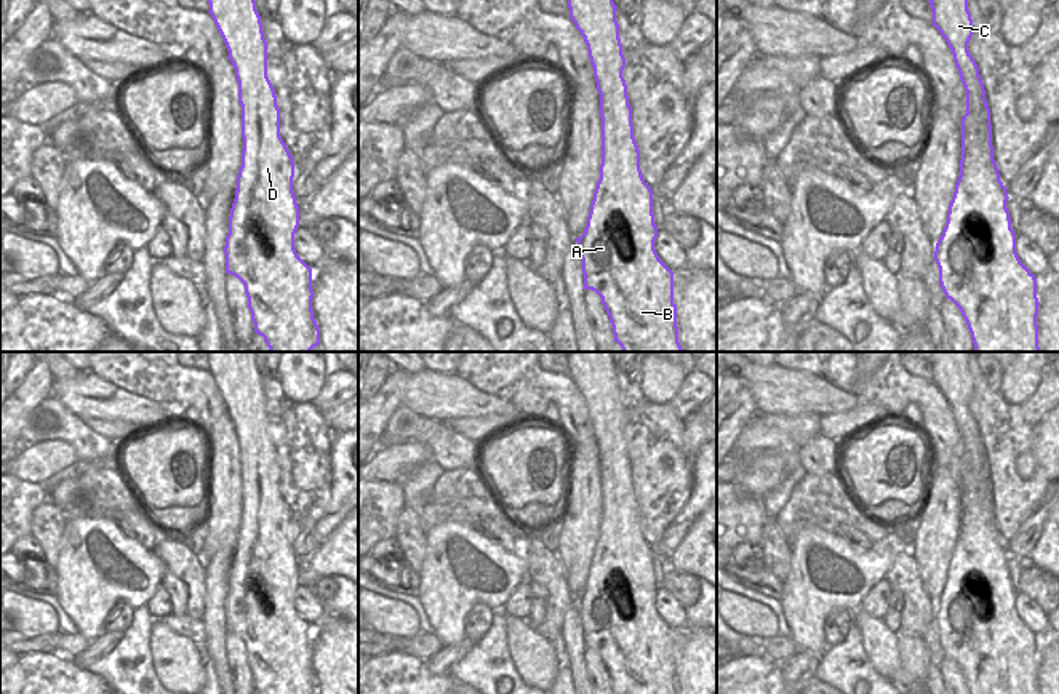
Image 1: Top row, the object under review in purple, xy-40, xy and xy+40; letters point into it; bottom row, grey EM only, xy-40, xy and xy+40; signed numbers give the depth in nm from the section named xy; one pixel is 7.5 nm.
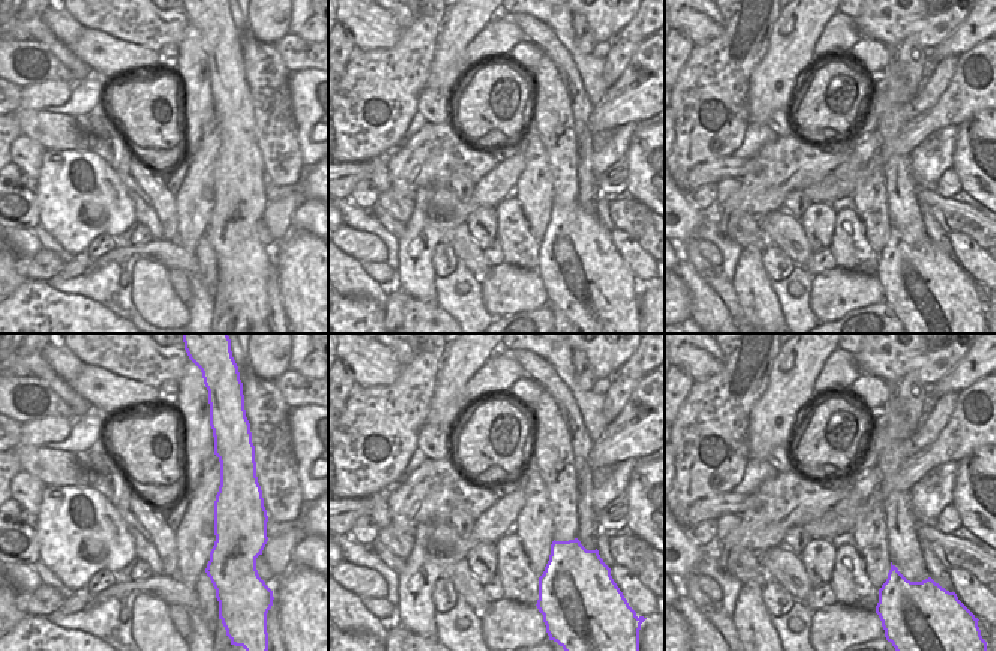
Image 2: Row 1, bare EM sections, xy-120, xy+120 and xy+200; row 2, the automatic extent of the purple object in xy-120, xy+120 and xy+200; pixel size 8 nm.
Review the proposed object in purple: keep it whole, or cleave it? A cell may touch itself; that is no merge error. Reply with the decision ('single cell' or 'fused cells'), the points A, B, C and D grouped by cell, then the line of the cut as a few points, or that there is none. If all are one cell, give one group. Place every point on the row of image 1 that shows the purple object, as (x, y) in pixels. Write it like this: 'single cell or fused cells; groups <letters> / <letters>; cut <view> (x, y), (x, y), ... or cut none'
single cell; groups A B C D; cut none

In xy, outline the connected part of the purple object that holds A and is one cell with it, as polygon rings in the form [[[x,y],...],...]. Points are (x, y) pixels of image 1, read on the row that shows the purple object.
[[[568,0],[568,8],[571,21],[587,45],[600,93],[601,117],[600,179],[593,192],[584,233],[574,238],[582,259],[584,289],[592,289],[601,297],[613,326],[614,342],[621,345],[622,352],[683,352],[678,342],[677,305],[673,304],[673,272],[659,259],[654,249],[657,227],[653,214],[653,190],[641,176],[640,150],[633,138],[632,107],[622,77],[625,58],[616,21],[617,6],[613,0]]]

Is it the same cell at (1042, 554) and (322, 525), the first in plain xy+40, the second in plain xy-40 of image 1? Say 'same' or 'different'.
different

